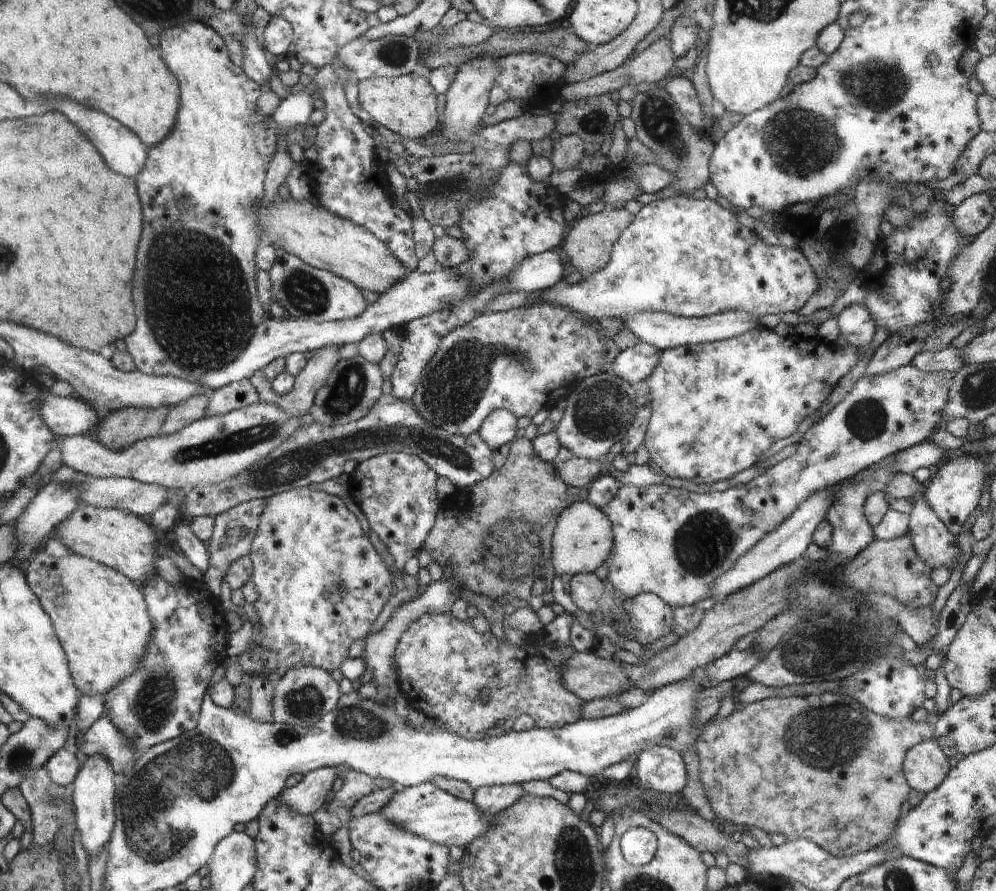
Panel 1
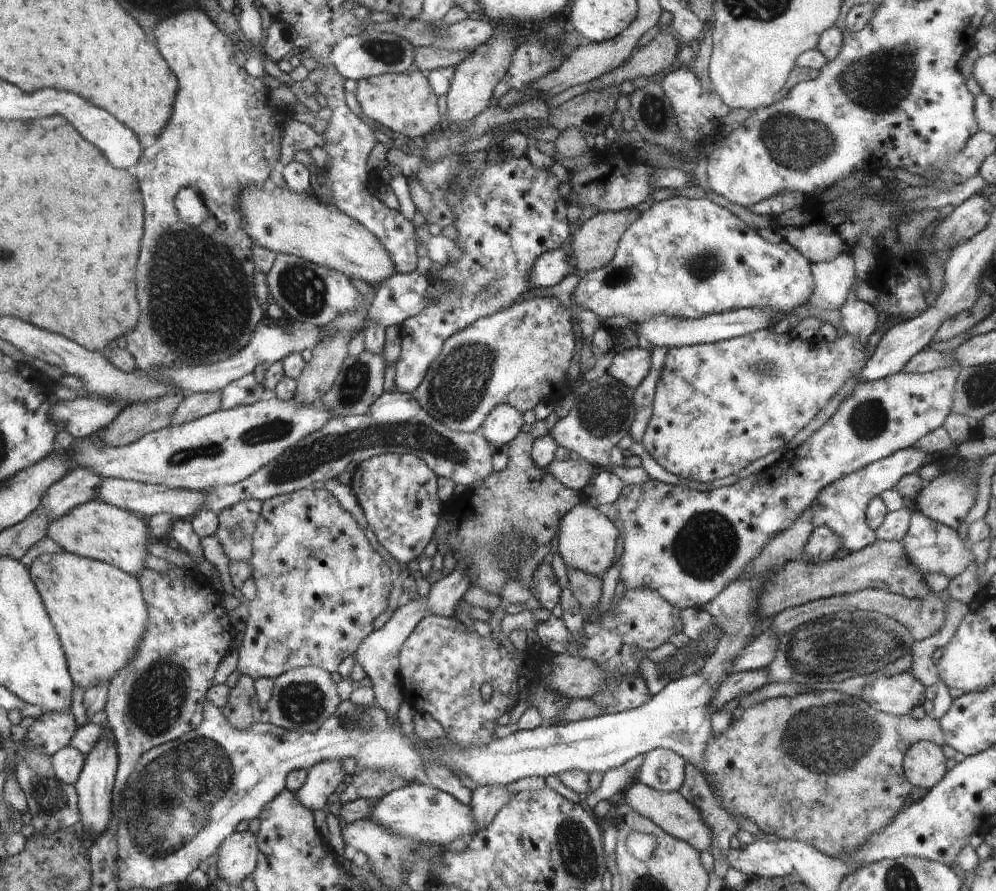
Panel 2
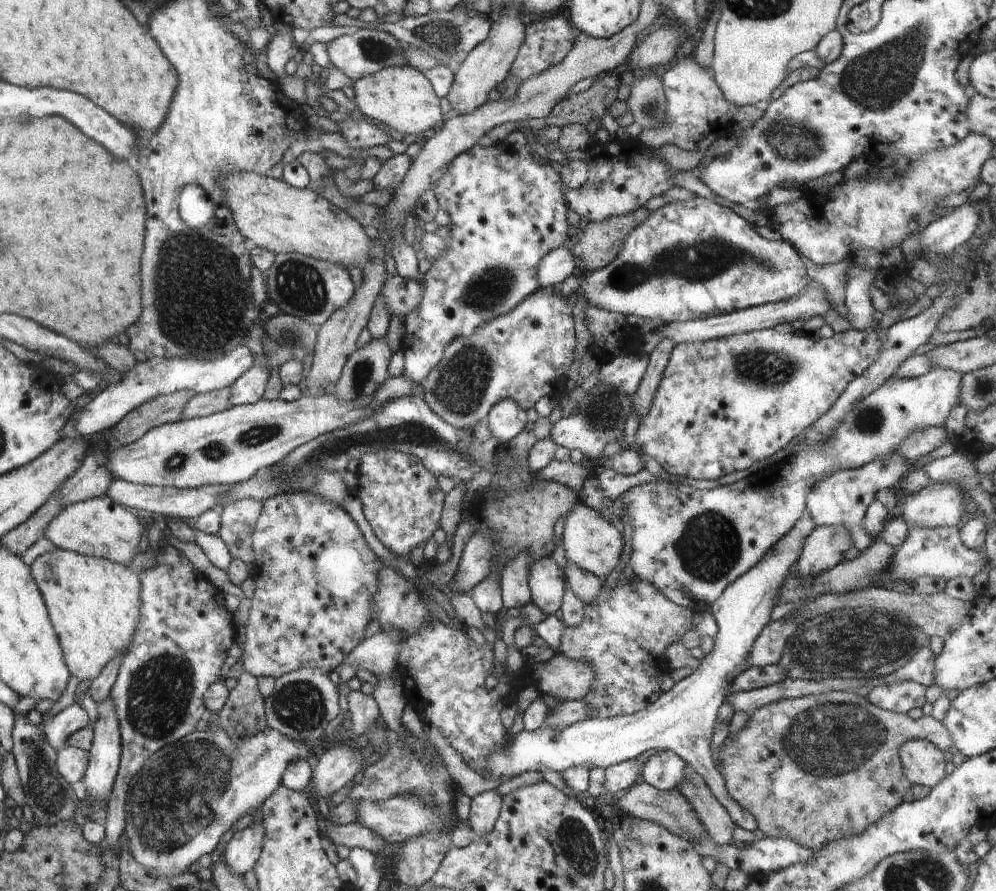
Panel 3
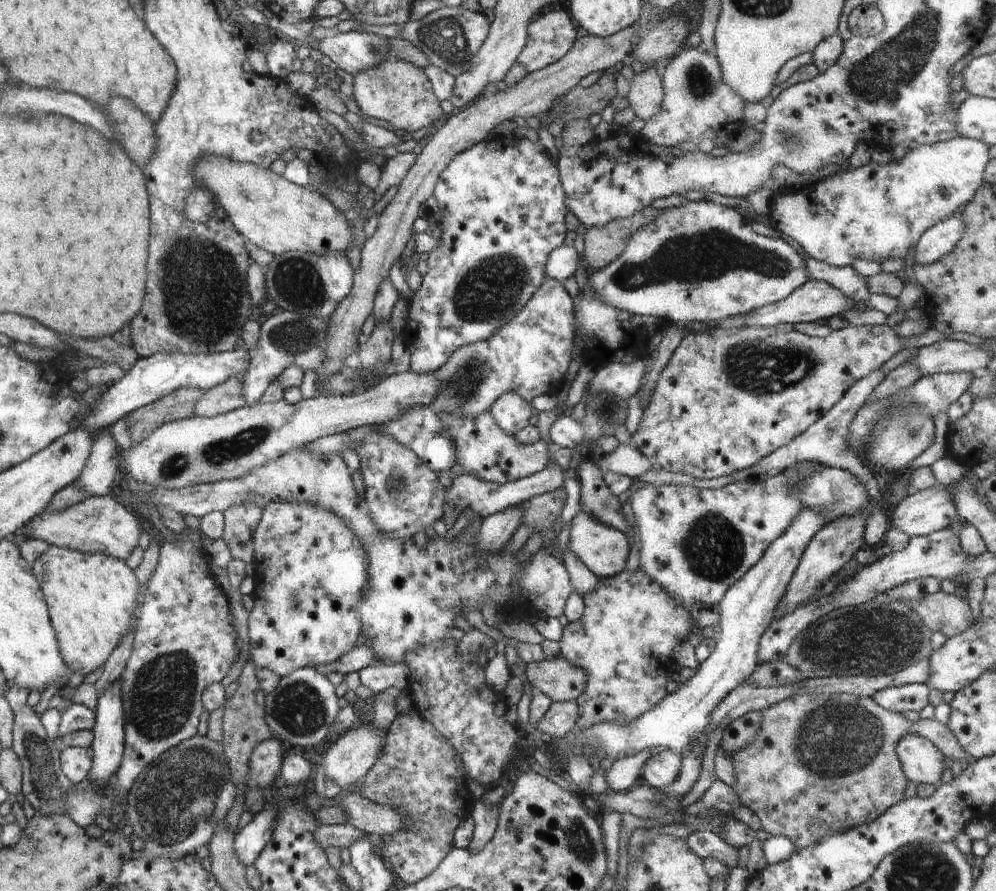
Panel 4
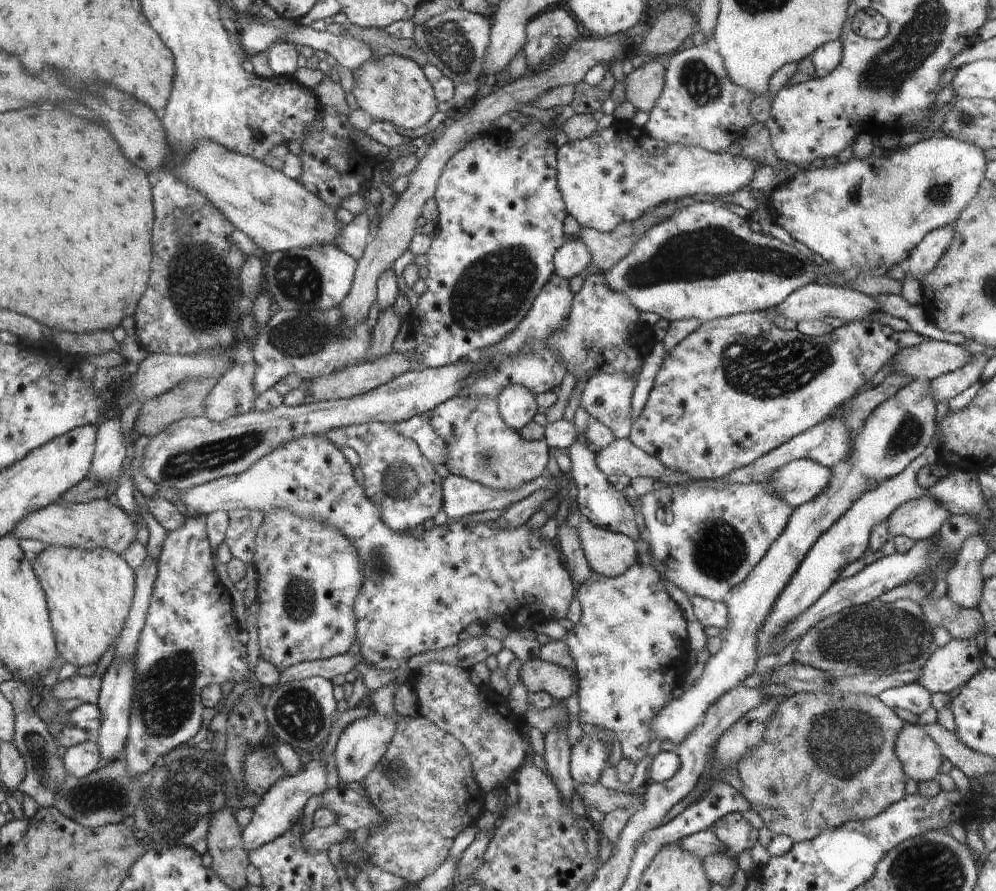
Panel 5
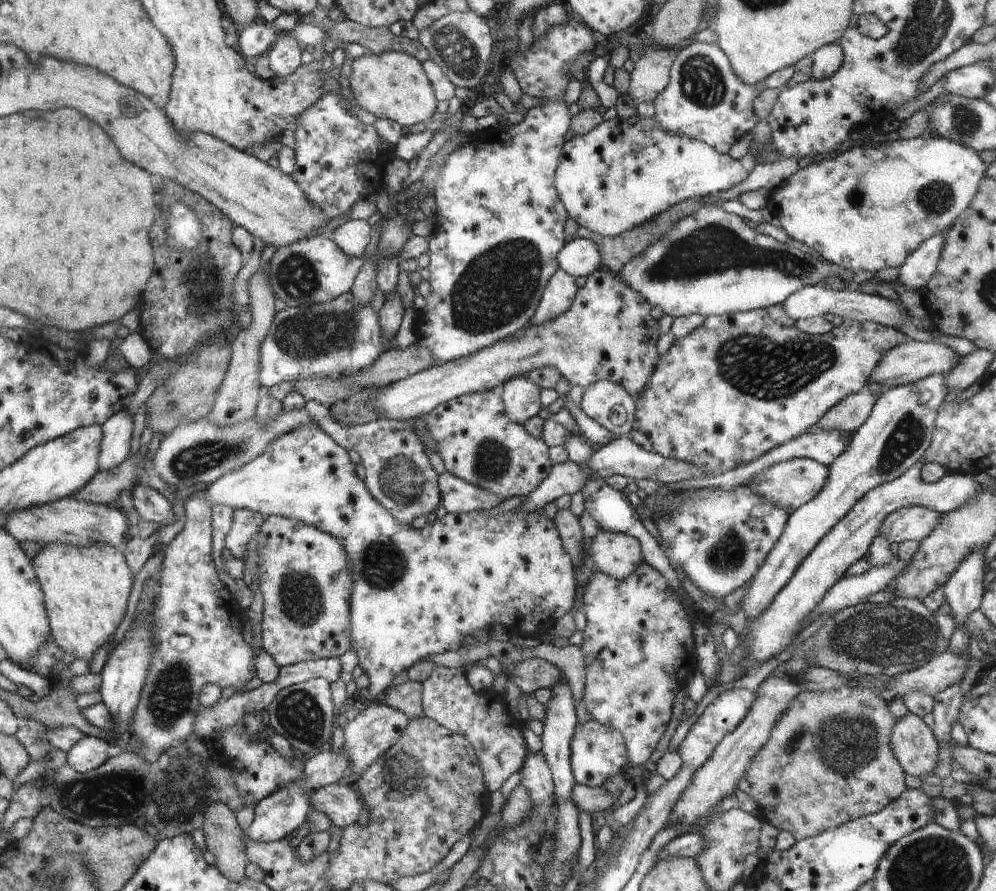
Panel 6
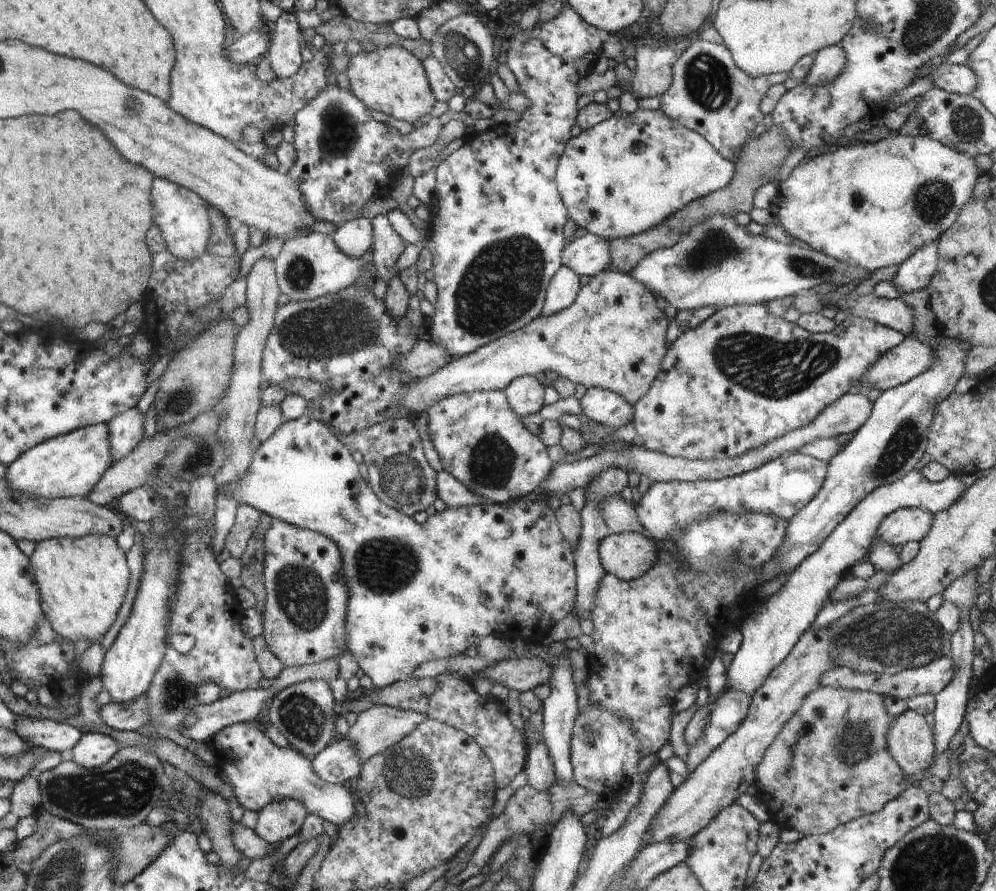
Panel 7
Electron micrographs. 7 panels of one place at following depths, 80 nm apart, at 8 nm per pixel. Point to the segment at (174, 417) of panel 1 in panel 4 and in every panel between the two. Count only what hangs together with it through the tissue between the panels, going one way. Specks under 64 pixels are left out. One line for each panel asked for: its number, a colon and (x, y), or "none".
2: (195, 405)
3: (203, 404)
4: (221, 399)

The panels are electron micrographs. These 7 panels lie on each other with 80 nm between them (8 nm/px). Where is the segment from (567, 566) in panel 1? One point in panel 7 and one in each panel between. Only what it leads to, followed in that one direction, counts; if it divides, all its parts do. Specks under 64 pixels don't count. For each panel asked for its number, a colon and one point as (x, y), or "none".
2: (587, 539)
3: (592, 543)
4: (604, 549)
5: (610, 554)
6: (618, 555)
7: (628, 555)

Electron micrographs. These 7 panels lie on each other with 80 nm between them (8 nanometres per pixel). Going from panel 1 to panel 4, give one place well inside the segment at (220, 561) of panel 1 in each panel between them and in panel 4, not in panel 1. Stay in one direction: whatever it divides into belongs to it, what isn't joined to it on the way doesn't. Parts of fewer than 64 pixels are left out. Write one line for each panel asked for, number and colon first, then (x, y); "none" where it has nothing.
2: (236, 529)
3: (238, 518)
4: (240, 522)

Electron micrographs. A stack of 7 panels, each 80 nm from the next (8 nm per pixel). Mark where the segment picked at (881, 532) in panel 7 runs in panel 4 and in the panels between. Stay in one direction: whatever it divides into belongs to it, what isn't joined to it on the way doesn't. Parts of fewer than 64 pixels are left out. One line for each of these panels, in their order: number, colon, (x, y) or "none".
4: (921, 513)
5: (919, 519)
6: (915, 523)

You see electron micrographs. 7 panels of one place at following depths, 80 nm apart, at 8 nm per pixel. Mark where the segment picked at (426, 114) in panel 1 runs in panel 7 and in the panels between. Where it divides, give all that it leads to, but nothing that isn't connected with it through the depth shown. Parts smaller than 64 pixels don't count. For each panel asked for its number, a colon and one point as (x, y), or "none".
2: (406, 103)
3: (402, 98)
4: (399, 93)
5: (391, 88)
6: (392, 85)
7: (391, 80)

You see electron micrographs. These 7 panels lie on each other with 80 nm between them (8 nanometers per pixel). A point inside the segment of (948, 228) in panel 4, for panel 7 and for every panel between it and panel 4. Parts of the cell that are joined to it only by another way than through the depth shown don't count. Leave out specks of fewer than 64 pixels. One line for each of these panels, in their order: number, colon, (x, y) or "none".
5: (924, 257)
6: (917, 269)
7: (914, 273)

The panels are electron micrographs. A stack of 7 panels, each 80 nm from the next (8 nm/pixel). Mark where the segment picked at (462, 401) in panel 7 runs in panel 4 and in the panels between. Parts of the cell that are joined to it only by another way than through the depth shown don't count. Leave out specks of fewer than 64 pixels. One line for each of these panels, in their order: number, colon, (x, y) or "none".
4: (483, 448)
5: (482, 447)
6: (478, 442)

